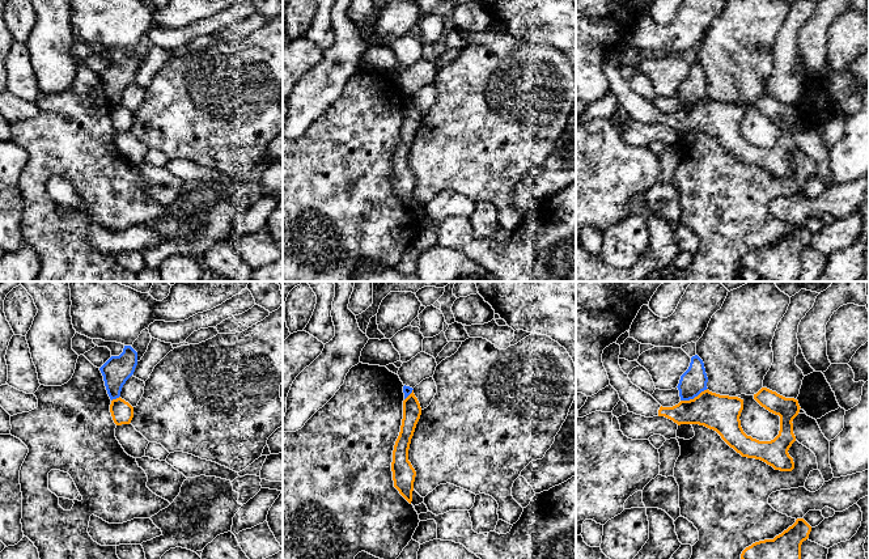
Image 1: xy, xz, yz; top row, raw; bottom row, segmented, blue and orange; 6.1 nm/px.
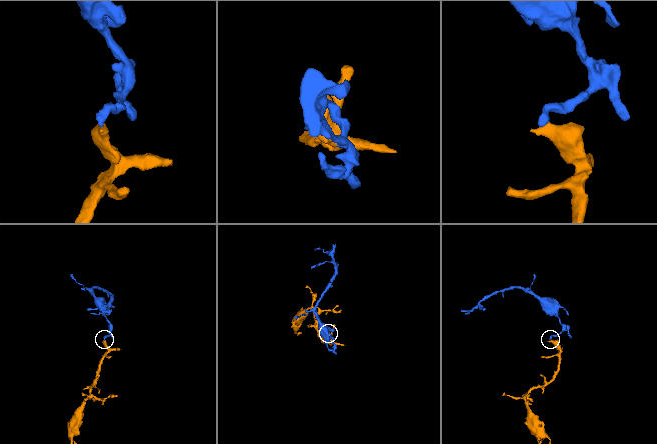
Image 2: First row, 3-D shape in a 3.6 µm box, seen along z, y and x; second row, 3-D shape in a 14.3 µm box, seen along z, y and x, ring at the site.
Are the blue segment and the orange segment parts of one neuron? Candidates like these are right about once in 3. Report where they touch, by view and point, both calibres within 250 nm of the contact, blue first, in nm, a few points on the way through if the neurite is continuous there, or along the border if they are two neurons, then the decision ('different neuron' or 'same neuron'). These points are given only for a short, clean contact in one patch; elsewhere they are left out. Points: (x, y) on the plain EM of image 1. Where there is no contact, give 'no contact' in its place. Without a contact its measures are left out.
yz (694, 104) | 160/220 nm | along yz (707, 94), (692, 105), (681, 108) | different neuron

